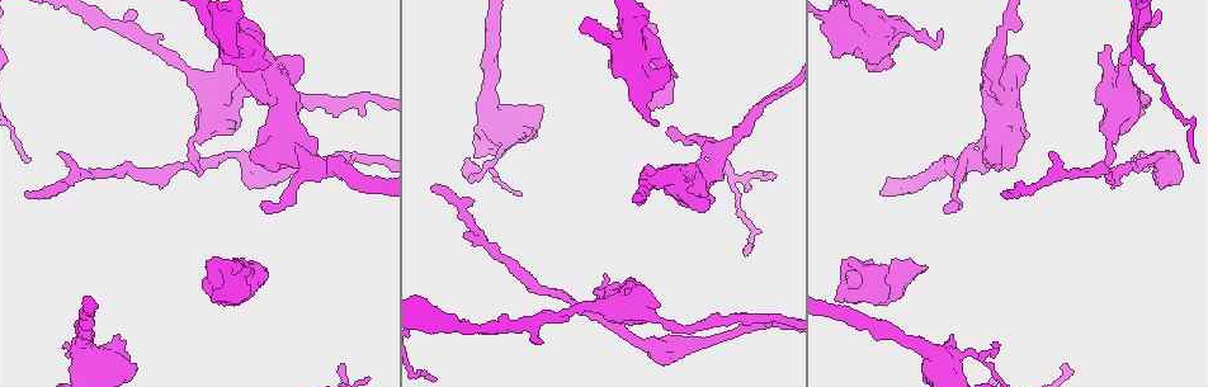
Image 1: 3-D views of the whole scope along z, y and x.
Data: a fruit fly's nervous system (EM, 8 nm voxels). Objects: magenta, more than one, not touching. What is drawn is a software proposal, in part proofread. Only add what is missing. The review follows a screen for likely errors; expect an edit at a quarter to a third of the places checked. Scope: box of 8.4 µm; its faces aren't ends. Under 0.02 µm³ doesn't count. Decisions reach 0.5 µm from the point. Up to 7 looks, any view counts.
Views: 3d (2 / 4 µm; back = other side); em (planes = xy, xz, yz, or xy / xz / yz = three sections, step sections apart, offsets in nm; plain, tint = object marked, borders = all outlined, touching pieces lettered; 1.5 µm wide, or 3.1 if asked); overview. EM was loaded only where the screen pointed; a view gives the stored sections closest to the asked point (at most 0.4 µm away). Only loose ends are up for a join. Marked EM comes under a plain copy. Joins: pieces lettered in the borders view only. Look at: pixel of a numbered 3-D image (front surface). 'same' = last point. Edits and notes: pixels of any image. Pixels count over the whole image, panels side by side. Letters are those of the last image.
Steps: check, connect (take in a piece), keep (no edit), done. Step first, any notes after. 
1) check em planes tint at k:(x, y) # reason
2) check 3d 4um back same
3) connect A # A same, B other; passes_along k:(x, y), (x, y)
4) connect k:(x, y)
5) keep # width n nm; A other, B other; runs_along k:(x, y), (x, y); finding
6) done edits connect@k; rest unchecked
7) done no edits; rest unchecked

check 3d 2um at 1:(940, 31) # an open end

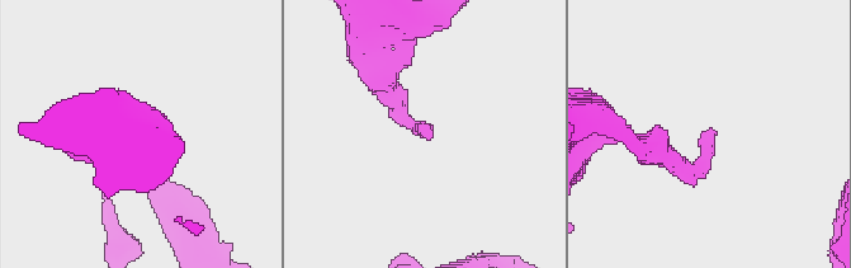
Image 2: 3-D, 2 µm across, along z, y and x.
check em planes tint at 2:(430, 137)

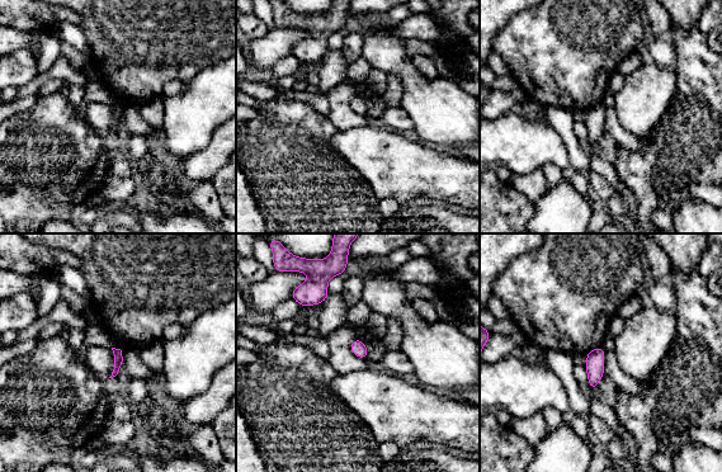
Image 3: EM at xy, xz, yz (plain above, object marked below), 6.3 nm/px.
check em planes borders same

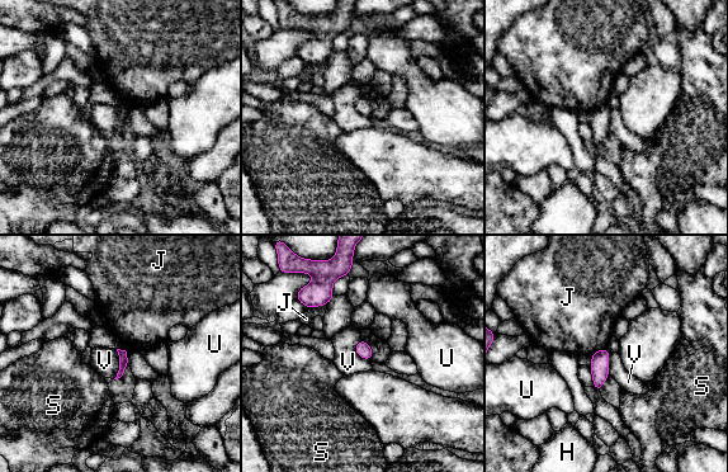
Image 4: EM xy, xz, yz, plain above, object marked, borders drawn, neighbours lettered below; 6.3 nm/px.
keep # H other, J other, S other, U other, V other; border 4:(117, 350), (118, 372), (113, 378); none of them fits

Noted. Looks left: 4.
check em xy step 8 tint at 1:(236, 54) # thick end

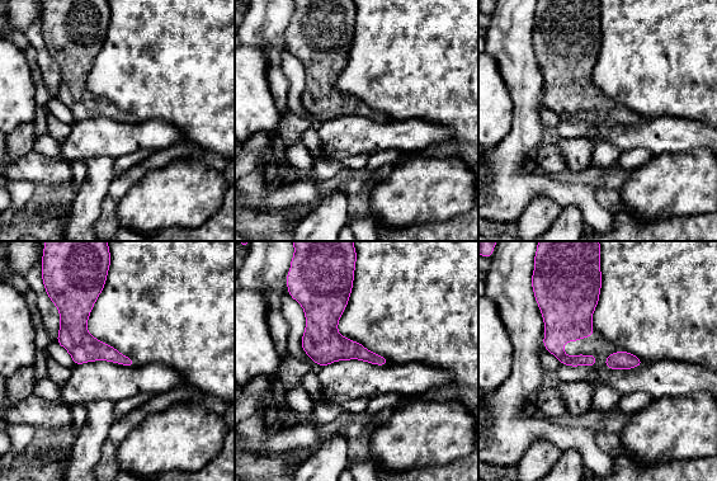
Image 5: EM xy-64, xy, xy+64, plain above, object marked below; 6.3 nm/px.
check em planes borders same

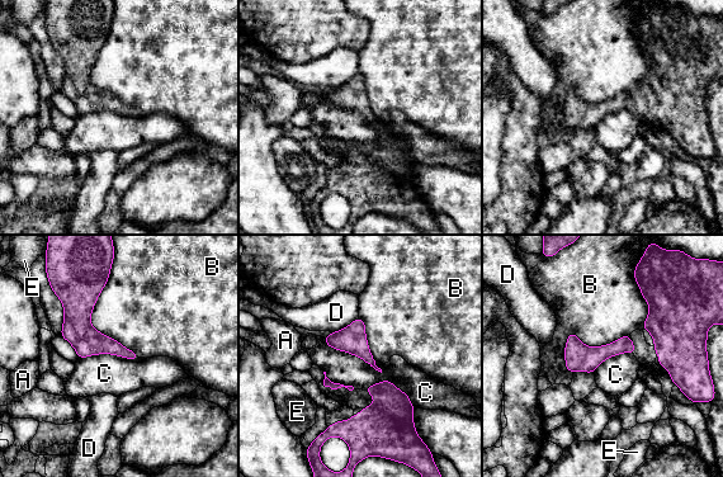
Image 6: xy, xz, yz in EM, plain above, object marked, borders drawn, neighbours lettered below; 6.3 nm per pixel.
keep # A other, B other, C other, D other, E other; runs_along 6:(66, 313), (95, 343), (133, 357); none of them fits

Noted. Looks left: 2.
check em xz step 4 tint at 1:(923, 268) # stops while still wide

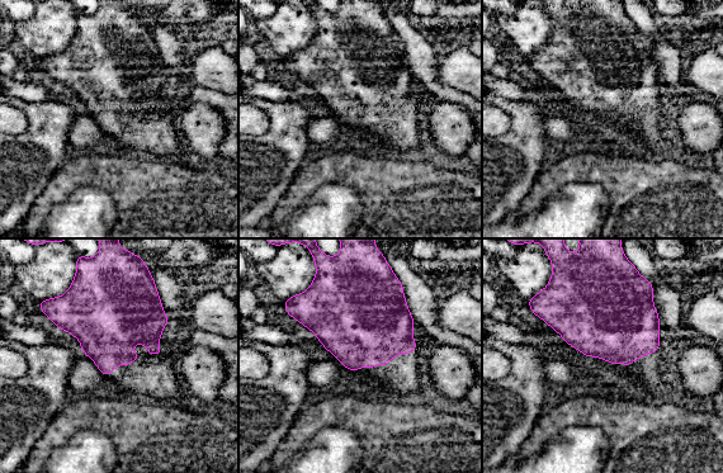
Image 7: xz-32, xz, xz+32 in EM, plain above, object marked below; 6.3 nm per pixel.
check em planes borders same

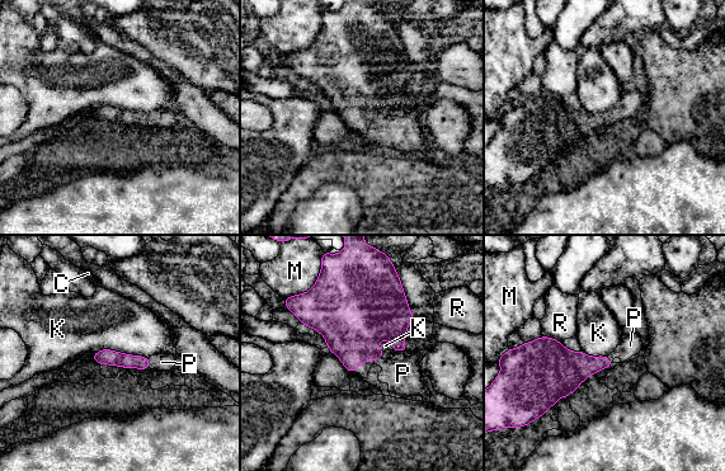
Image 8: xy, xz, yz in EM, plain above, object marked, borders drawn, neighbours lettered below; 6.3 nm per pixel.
connect P # C other, K other, M other, P same, R other; the neuron continues

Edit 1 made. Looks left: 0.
done edits connect@8; rest unchecked

